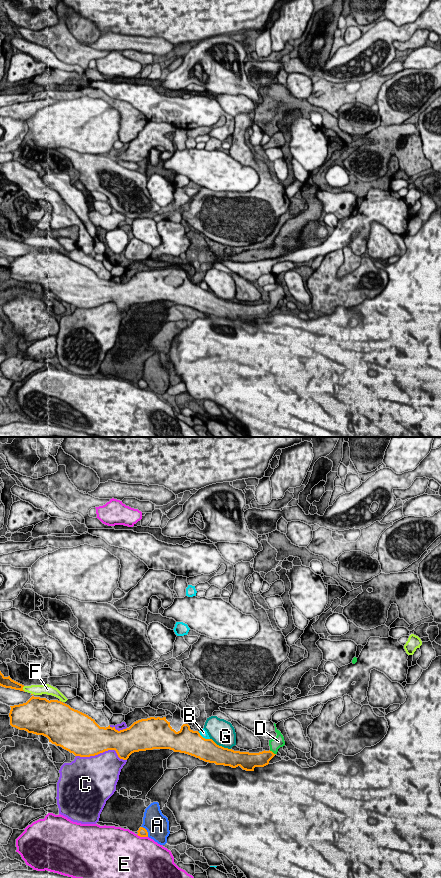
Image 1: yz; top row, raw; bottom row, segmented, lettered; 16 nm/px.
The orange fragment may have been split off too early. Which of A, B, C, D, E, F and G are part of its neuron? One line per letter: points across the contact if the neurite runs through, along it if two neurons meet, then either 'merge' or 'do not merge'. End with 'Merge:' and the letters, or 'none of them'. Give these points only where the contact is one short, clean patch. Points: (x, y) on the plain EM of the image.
A: do not merge
B: do not merge
C: do not merge
D: across yz (261, 311), (271, 303), (278, 293) | merge
E: do not merge
F: do not merge
G: do not merge
Merge: D

